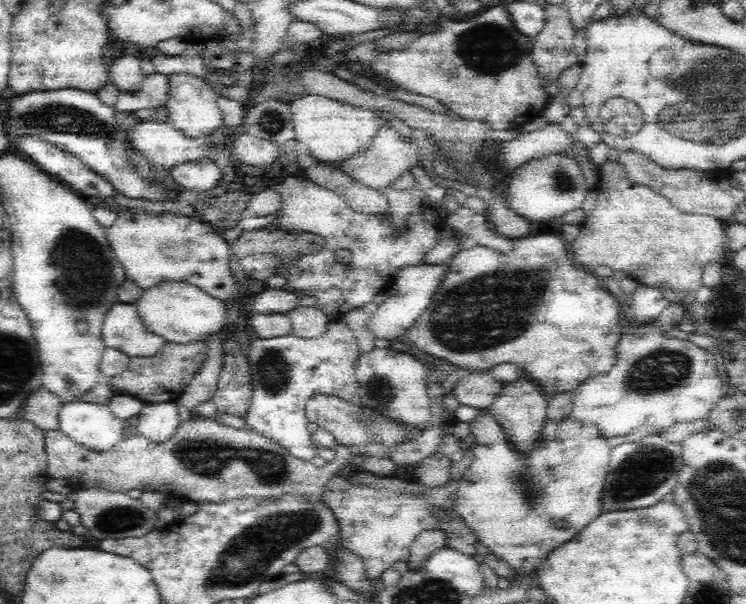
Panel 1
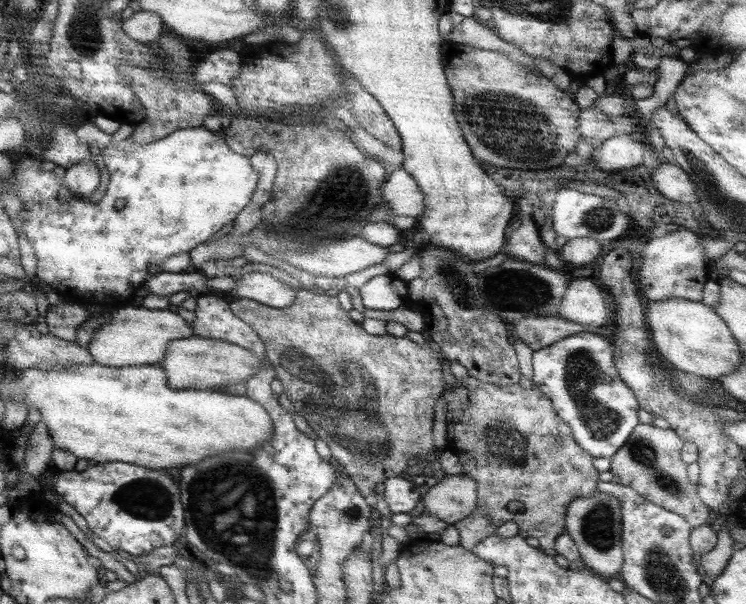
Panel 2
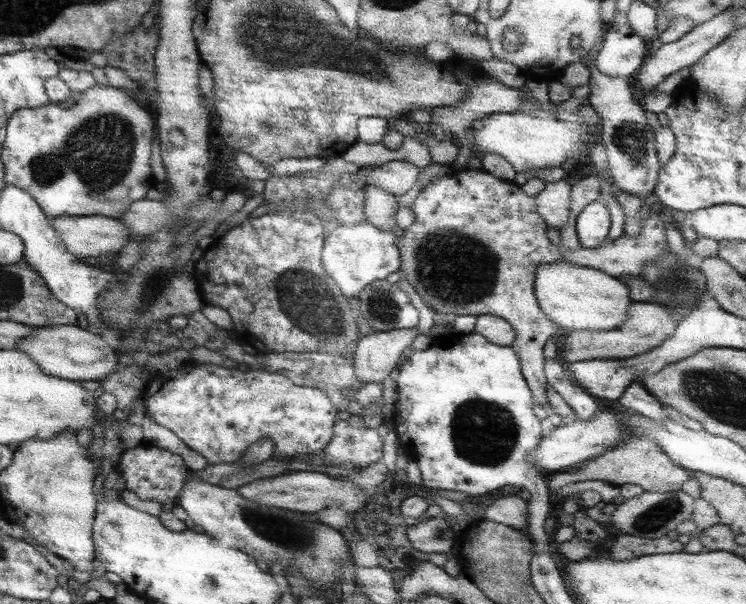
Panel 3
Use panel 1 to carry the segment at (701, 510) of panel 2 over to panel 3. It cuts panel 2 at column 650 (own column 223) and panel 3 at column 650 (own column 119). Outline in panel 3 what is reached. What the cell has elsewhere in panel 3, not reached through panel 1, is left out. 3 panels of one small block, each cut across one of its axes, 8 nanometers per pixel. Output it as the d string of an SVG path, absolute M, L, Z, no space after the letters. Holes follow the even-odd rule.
M631 436L624 446L617 446L613 450L606 451L590 464L582 466L575 474L554 472L549 475L548 482L551 492L557 492L561 487L570 483L600 480L616 486L629 483L640 486L645 492L664 493L681 491L683 483L692 478L693 474L693 471L685 470L672 462L658 446L654 445L654 442L650 442L646 438Z

